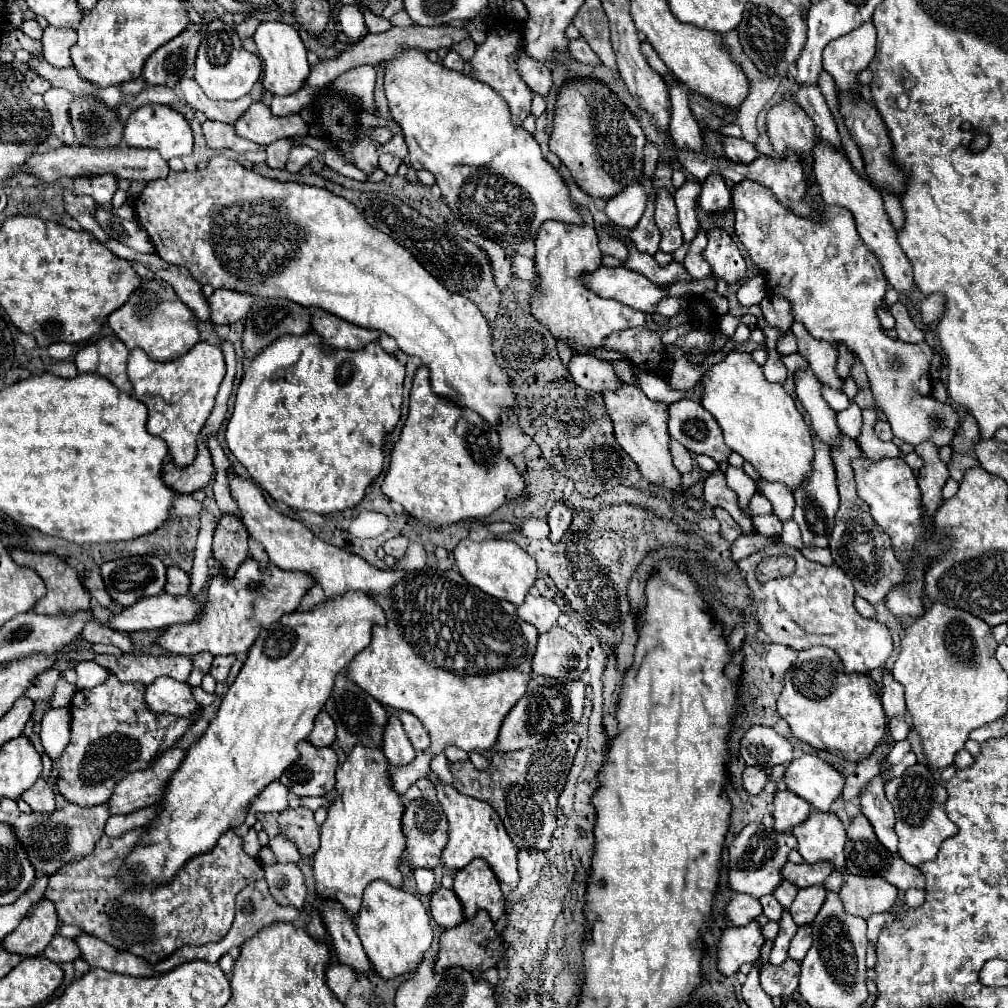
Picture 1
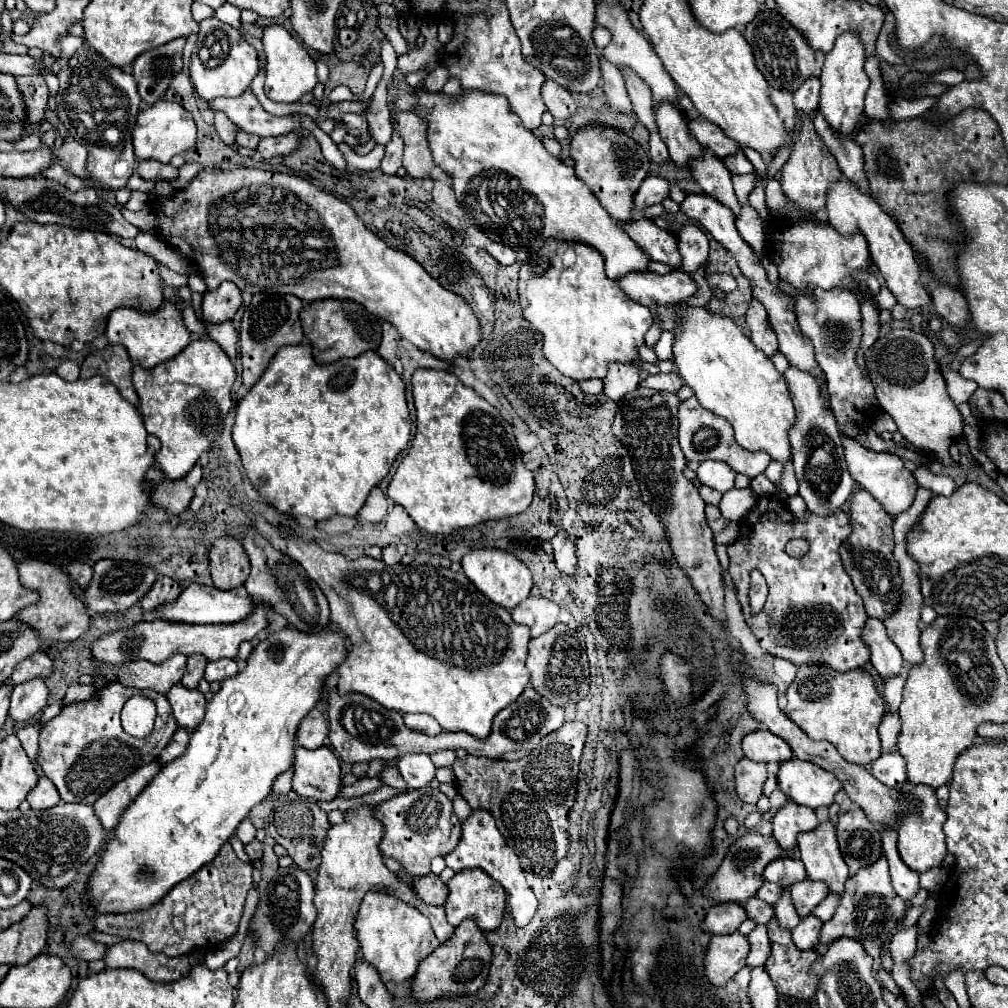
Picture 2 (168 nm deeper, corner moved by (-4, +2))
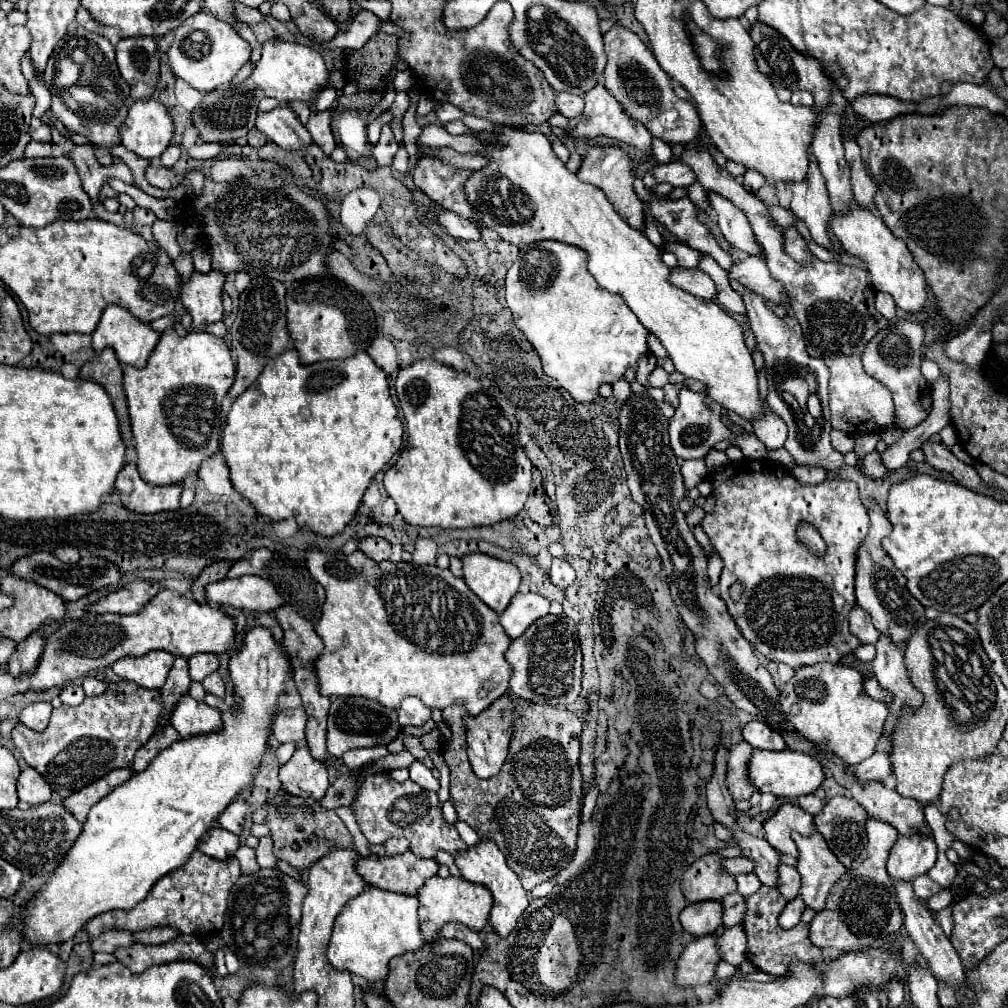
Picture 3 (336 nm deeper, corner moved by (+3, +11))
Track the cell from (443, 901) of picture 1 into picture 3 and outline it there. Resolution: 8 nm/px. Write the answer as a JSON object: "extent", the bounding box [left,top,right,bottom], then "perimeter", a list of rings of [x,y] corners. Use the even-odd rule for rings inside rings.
{"extent":[358,852,438,896],"perimeter":[[[412,852],[400,856],[370,856],[358,860],[360,876],[382,890],[418,896],[424,882],[436,876],[438,862],[416,858]]]}

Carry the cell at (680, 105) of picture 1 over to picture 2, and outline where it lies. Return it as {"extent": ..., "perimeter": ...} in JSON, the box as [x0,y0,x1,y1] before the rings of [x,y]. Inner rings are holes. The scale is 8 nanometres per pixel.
{"extent":[691,149,741,217],"perimeter":[[[703,149],[703,151],[705,151],[705,155],[691,163],[691,175],[701,185],[705,195],[717,199],[719,203],[729,207],[735,217],[739,217],[741,205],[733,193],[731,173],[727,171],[727,167],[723,165],[723,161],[719,157],[715,157],[707,149]]]}

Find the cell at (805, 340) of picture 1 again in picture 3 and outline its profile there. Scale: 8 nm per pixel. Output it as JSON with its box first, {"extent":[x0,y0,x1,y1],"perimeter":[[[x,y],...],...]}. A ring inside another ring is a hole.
{"extent":[678,146,894,436],"perimeter":[[[682,146],[682,154],[678,158],[678,162],[686,164],[694,174],[696,180],[706,188],[706,190],[716,190],[720,194],[724,194],[724,198],[732,200],[736,206],[740,206],[744,210],[744,214],[748,216],[748,222],[766,254],[766,264],[768,270],[772,274],[774,280],[782,282],[786,296],[788,296],[788,304],[796,316],[796,320],[800,322],[804,336],[806,336],[806,344],[808,344],[808,354],[814,358],[822,358],[830,370],[830,412],[832,412],[832,428],[836,430],[844,430],[852,436],[860,436],[866,432],[880,432],[886,426],[894,424],[894,402],[892,402],[892,394],[888,388],[884,388],[878,380],[870,378],[860,362],[862,350],[864,346],[870,342],[870,338],[884,326],[888,326],[888,320],[884,320],[884,316],[880,316],[874,308],[874,288],[870,284],[868,272],[860,270],[860,268],[852,268],[852,266],[844,266],[840,262],[822,262],[822,260],[812,260],[808,266],[800,266],[798,262],[794,262],[792,258],[788,258],[788,254],[784,254],[782,250],[782,228],[776,226],[766,210],[766,206],[758,200],[758,196],[750,194],[742,184],[738,184],[734,180],[732,174],[728,174],[726,170],[722,170],[714,158],[708,152],[700,152],[698,148],[688,148]]]}

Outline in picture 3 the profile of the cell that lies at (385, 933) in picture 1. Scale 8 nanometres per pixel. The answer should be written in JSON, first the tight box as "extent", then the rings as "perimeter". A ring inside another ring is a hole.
{"extent":[328,886,422,982],"perimeter":[[[370,886],[350,898],[338,914],[328,946],[328,960],[336,970],[350,970],[368,982],[378,982],[388,976],[388,962],[394,956],[418,950],[422,944],[418,898]]]}

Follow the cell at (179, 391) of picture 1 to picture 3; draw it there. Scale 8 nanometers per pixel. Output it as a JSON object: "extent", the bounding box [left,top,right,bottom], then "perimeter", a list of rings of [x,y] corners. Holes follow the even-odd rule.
{"extent":[124,328,234,486],"perimeter":[[[168,328],[162,332],[162,338],[158,342],[158,346],[154,348],[152,356],[148,358],[148,364],[144,368],[126,368],[124,366],[124,390],[126,390],[126,398],[128,398],[128,410],[130,410],[130,424],[132,424],[132,434],[134,434],[134,448],[136,448],[136,454],[138,454],[138,470],[140,470],[140,476],[150,482],[150,484],[158,484],[158,486],[166,486],[166,484],[172,484],[172,482],[182,482],[190,472],[196,472],[200,462],[208,456],[212,456],[216,450],[218,450],[218,432],[220,432],[220,426],[222,426],[222,420],[220,420],[220,408],[222,408],[222,398],[226,396],[226,392],[230,390],[234,382],[234,362],[232,362],[232,356],[230,356],[230,350],[226,346],[226,342],[222,338],[216,338],[208,332],[188,332],[186,336],[178,336],[176,330]]]}

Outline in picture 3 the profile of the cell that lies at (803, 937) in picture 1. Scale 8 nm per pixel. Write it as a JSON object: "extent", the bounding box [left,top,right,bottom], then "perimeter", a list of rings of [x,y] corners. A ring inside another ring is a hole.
{"extent":[778,896,806,930],"perimeter":[[[798,896],[798,898],[794,898],[792,902],[788,902],[786,904],[786,908],[784,908],[784,912],[780,914],[780,918],[778,918],[778,924],[782,926],[782,928],[786,928],[786,930],[790,930],[790,928],[794,928],[798,922],[800,922],[800,918],[802,918],[802,912],[806,910],[806,904],[804,904],[804,900]]]}

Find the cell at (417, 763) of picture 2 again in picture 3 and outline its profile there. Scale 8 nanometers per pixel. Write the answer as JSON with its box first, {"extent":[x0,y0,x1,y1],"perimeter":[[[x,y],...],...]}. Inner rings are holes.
{"extent":[408,760,440,790],"perimeter":[[[414,760],[408,770],[410,770],[410,780],[412,780],[412,782],[416,782],[416,784],[428,788],[428,790],[438,790],[438,788],[440,788],[440,786],[438,786],[438,780],[436,780],[436,778],[432,776],[432,772],[424,766],[424,762]]]}

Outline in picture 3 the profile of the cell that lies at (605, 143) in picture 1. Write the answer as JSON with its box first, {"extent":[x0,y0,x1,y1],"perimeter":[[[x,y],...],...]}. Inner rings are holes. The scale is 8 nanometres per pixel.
{"extent":[578,144,644,230],"perimeter":[[[590,144],[586,150],[586,156],[582,158],[580,170],[578,170],[578,178],[582,182],[594,184],[598,186],[608,202],[614,206],[614,210],[620,214],[620,218],[624,222],[628,222],[632,228],[640,228],[642,230],[642,222],[644,222],[644,204],[640,202],[640,198],[636,196],[632,182],[634,182],[634,160],[628,156],[626,150],[622,150],[620,146],[600,146],[600,144]]]}

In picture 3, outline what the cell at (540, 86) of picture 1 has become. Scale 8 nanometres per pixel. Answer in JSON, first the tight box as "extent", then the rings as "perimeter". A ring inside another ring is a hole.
{"extent":[554,92,584,118],"perimeter":[[[556,92],[554,102],[556,102],[558,112],[566,118],[578,118],[580,110],[584,108],[584,100],[580,96],[574,96],[568,92]]]}

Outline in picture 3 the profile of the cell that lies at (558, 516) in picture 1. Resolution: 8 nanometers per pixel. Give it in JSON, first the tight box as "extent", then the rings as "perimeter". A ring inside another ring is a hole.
{"extent":[550,558,574,588],"perimeter":[[[554,558],[550,568],[550,580],[560,588],[568,588],[574,582],[574,568],[570,566],[570,562],[562,558]]]}

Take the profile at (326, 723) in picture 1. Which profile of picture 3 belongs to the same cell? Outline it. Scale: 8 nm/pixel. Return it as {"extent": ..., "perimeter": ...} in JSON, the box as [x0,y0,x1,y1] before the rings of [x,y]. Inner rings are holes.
{"extent":[272,708,306,746],"perimeter":[[[288,708],[276,714],[276,722],[272,726],[272,734],[280,744],[294,742],[296,746],[306,744],[306,712],[304,708]]]}

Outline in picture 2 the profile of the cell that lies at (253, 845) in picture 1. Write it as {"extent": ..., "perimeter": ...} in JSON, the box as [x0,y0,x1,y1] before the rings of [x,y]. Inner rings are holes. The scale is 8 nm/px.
{"extent":[235,819,257,845],"perimeter":[[[245,819],[245,821],[237,827],[235,835],[239,837],[239,841],[241,841],[241,843],[245,843],[245,845],[247,845],[247,843],[251,843],[251,841],[255,839],[255,831],[257,831],[257,829],[253,827],[253,823],[251,823],[249,819]]]}

